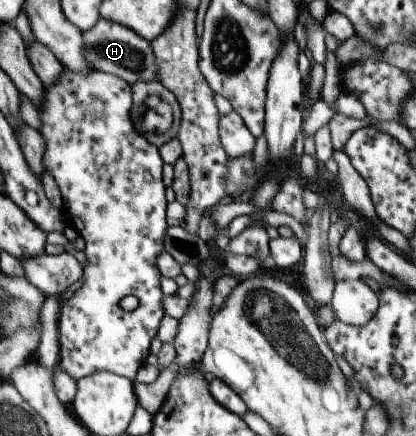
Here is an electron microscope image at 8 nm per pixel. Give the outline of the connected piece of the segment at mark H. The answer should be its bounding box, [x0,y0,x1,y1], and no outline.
[81,18,156,85]

